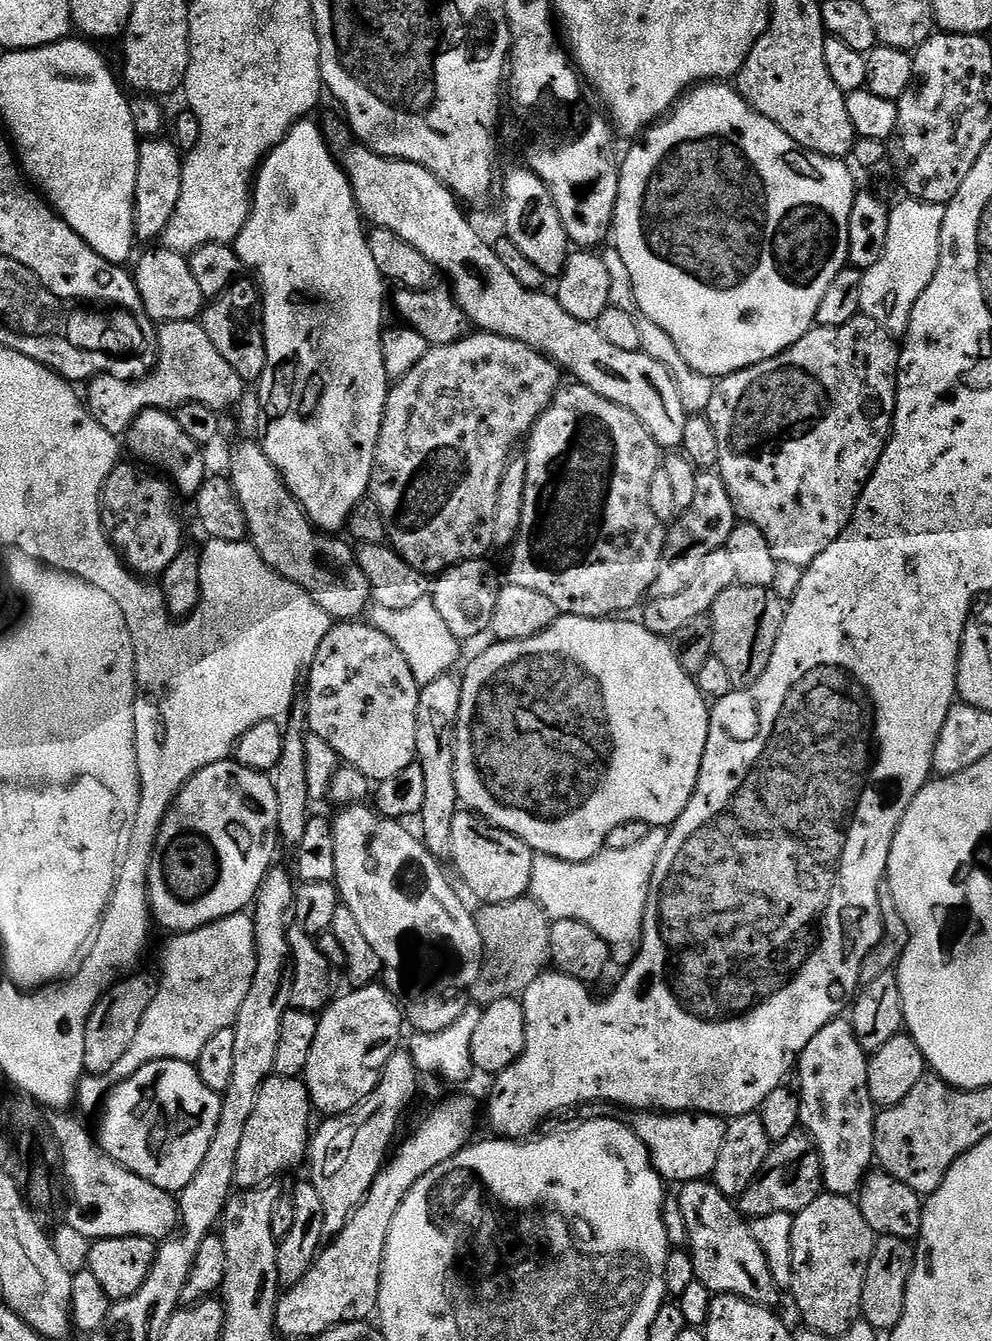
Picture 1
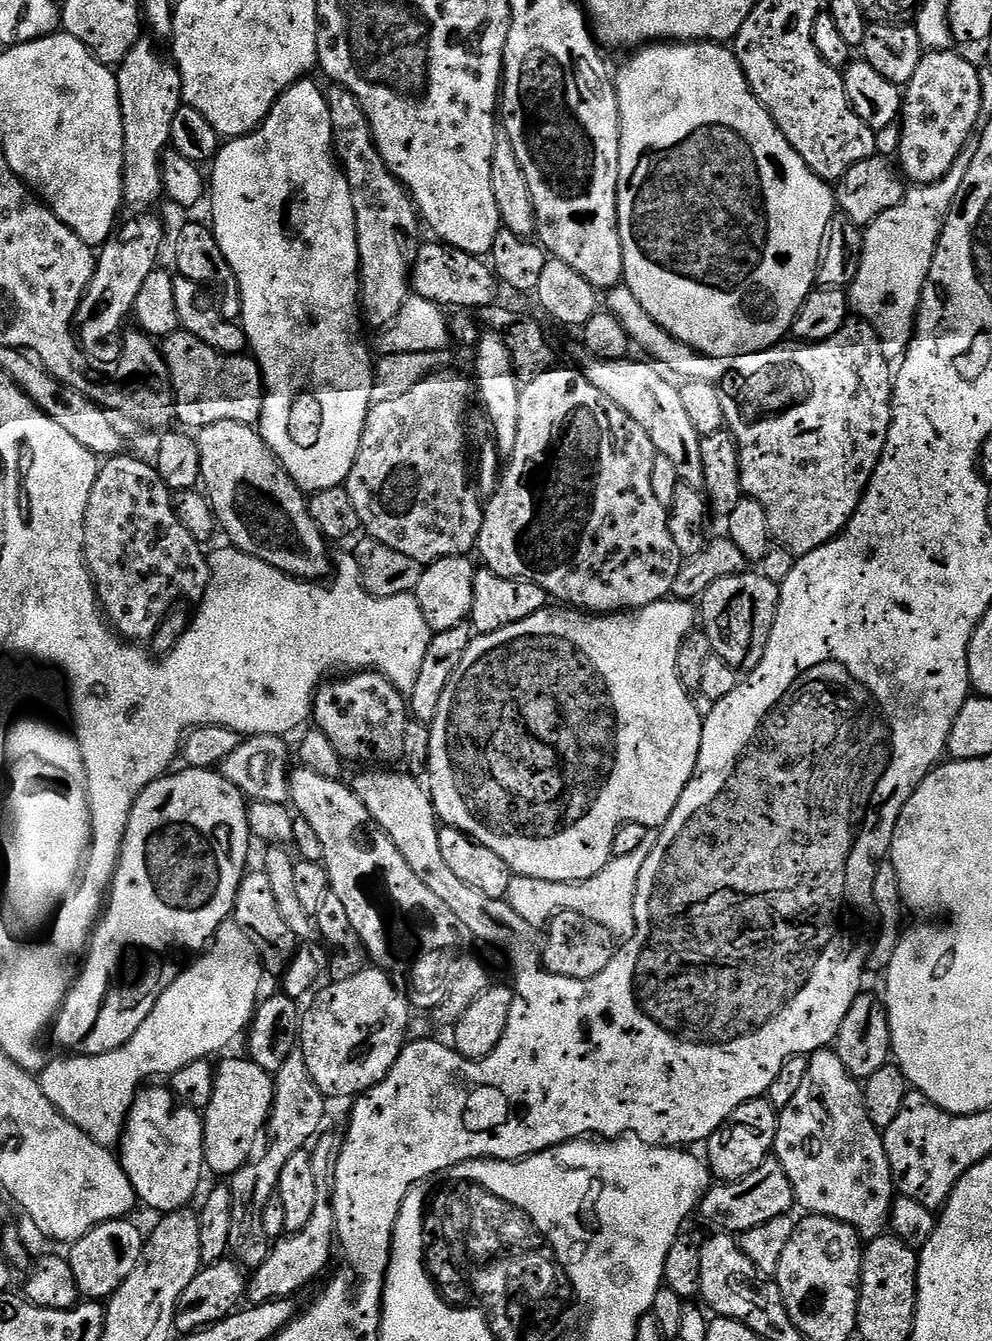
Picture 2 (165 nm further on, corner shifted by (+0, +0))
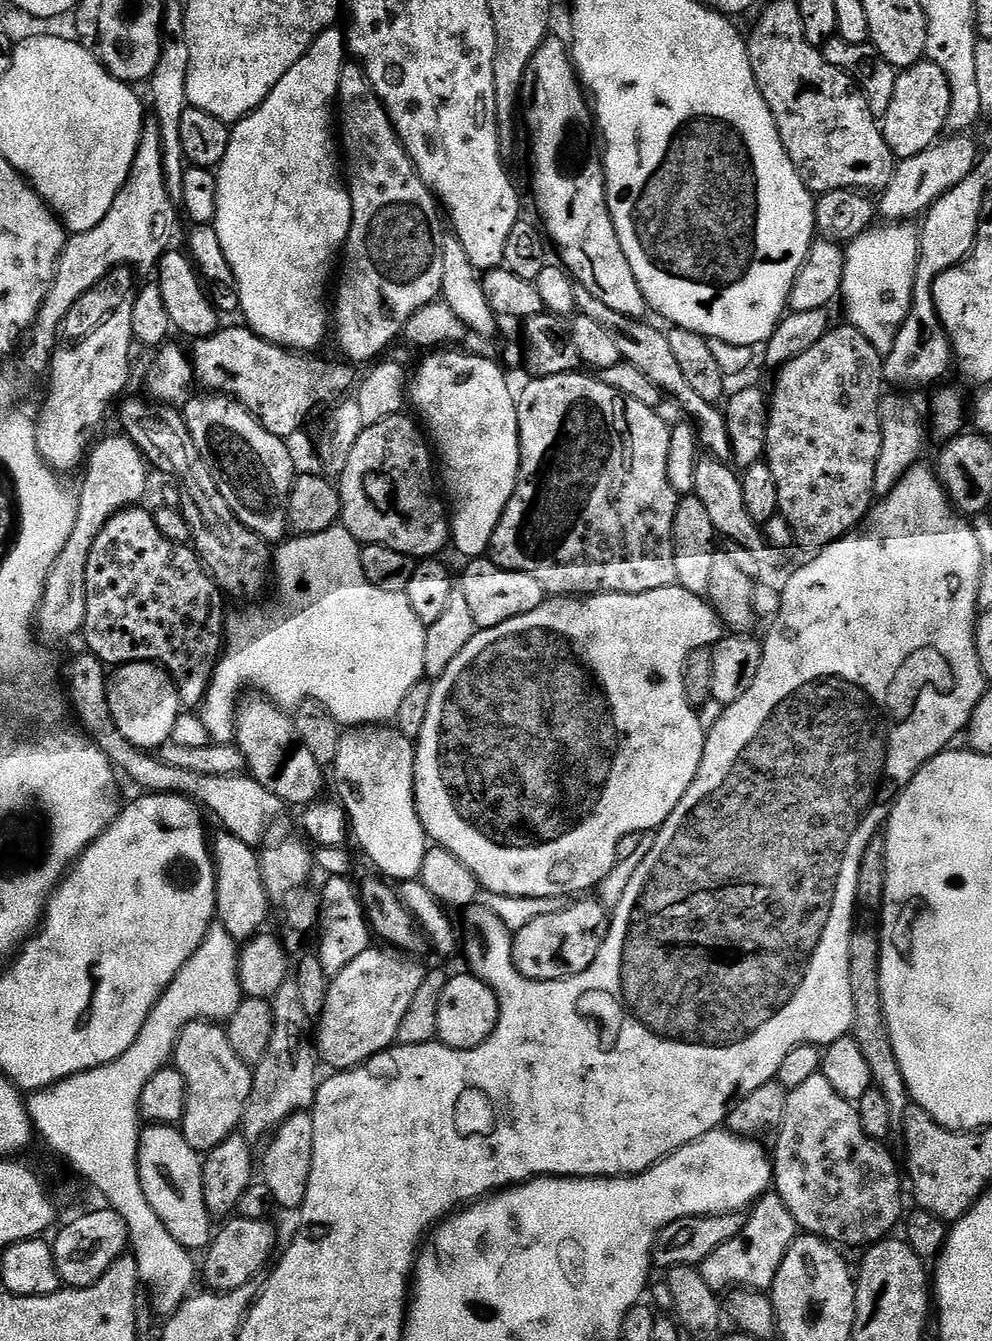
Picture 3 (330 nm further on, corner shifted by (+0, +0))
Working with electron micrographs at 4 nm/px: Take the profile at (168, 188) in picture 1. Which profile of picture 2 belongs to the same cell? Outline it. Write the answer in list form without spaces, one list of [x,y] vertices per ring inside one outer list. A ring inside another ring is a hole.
[[[132,214],[125,224],[123,221],[96,256],[96,269],[84,291],[85,299],[101,298],[100,312],[94,313],[88,324],[88,332],[96,340],[110,339],[123,326],[124,319],[133,315],[132,307],[138,298],[138,290],[142,290],[142,282],[146,282],[161,263],[164,224],[158,217],[148,215],[152,214]]]

